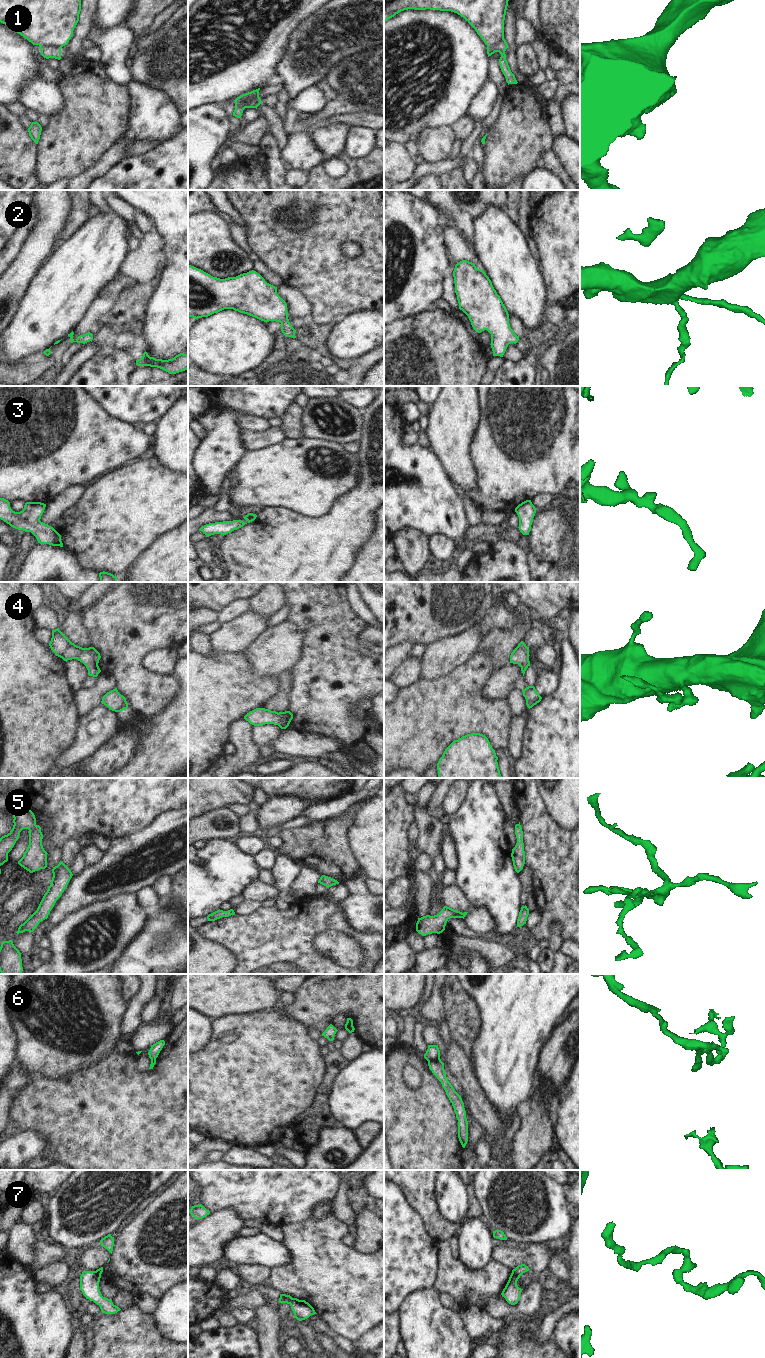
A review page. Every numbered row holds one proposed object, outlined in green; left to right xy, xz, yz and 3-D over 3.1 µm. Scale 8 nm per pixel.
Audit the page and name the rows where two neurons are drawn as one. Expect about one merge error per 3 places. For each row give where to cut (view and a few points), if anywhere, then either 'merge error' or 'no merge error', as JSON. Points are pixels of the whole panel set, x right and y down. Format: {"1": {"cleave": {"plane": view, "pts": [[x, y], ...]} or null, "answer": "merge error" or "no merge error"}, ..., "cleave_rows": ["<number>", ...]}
{"1": {"cleave": {"plane": "xz", "pts": [[258, 92], [253, 95], [240, 96], [235, 103]]}, "answer": "merge error"}, "2": {"cleave": null, "answer": "no merge error"}, "3": {"cleave": null, "answer": "no merge error"}, "4": {"cleave": null, "answer": "no merge error"}, "5": {"cleave": null, "answer": "no merge error"}, "6": {"cleave": {"plane": "yz", "pts": [[439, 1057], [428, 1061]]}, "answer": "merge error"}, "7": {"cleave": {"plane": "yz", "pts": [[512, 1271], [519, 1277]]}, "answer": "merge error"}, "cleave_rows": ["1", "6", "7"]}

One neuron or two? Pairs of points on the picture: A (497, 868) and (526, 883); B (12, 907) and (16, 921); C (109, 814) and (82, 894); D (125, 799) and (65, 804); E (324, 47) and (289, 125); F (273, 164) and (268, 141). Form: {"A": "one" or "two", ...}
{"A": "two", "B": "two", "C": "two", "D": "one", "E": "one", "F": "one"}

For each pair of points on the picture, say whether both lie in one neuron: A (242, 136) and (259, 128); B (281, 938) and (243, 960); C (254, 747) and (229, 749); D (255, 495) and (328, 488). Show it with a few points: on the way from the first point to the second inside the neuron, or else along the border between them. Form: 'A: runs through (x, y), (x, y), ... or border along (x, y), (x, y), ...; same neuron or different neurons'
A: runs through (246, 135), (255, 130); same neuron
B: runs through (272, 947), (259, 960), (252, 960); same neuron
C: border along (230, 741), (235, 751), (227, 756); different neurons
D: runs through (273, 488), (310, 488); same neuron

